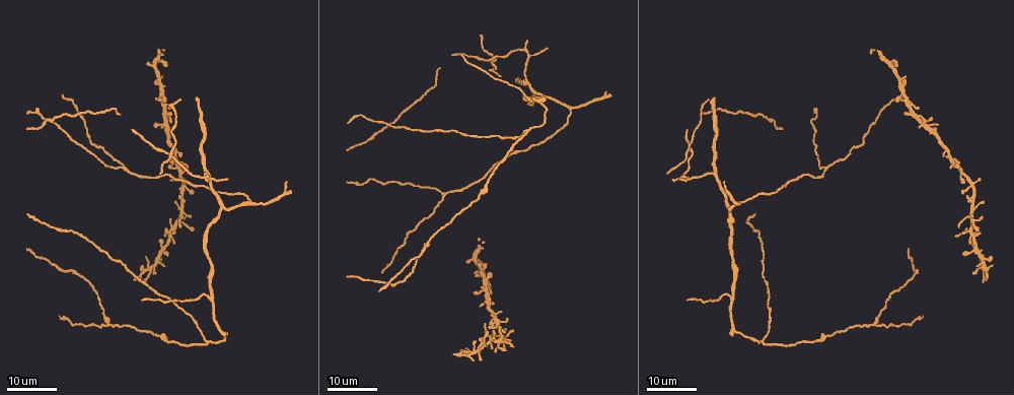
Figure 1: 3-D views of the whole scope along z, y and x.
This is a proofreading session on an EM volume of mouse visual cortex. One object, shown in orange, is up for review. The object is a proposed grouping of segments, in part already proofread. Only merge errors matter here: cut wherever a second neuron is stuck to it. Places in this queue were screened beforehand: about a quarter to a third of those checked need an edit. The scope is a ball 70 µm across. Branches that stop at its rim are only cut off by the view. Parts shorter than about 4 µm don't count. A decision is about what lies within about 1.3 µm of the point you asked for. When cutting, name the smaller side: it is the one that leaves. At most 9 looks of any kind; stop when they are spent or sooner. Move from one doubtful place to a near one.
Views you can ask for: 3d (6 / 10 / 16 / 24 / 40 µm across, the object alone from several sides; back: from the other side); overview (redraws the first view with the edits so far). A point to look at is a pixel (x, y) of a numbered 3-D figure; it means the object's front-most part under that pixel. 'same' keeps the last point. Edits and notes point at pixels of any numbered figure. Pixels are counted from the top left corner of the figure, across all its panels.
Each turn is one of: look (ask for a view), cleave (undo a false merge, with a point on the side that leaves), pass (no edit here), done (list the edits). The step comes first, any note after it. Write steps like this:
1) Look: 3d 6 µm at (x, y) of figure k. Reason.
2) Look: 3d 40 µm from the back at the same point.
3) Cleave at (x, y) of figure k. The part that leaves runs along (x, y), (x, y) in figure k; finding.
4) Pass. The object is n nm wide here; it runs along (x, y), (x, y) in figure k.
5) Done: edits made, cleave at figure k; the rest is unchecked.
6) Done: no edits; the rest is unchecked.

Look: 3d 24 µm at (222, 206) of figure 1. Three-way junction.

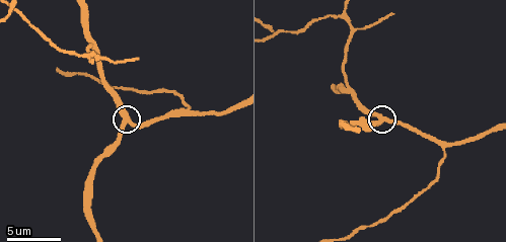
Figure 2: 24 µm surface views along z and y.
Look: 3d 10 µm at (125, 122) of figure 2.

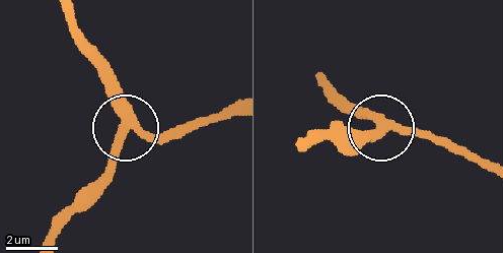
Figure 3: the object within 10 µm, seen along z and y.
Pass. 3 arms meet here; one neuron here.

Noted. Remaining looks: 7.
Look: 3d 10 µm at (187, 113) of figure 2. Side arm on a straight run.

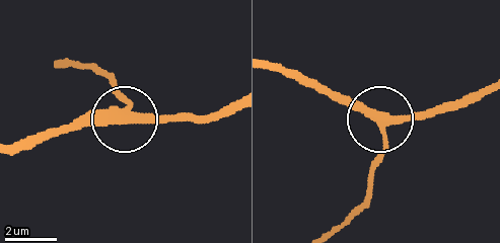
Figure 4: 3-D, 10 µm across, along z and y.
Look: 3d 6 µm at (125, 121) of figure 4. Zoom in.

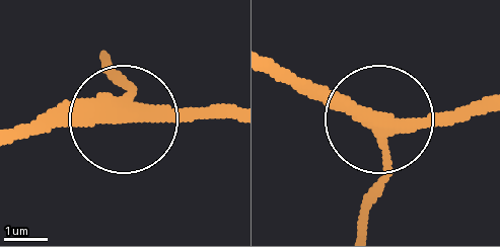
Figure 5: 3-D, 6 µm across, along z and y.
Pass. 3 arms meet here; it runs along (105, 59), (139, 124), (226, 112) in figure 5; all the same neuron.

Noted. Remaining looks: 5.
Look: 3d 16 µm at (730, 299) of figure 1.

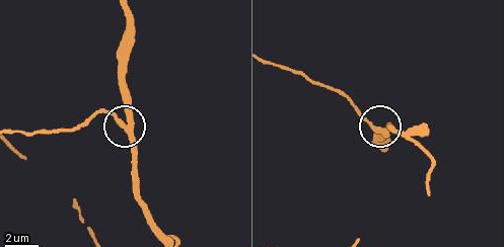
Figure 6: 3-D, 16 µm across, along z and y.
Look: 3d 6 µm at (377, 127) of figure 6.

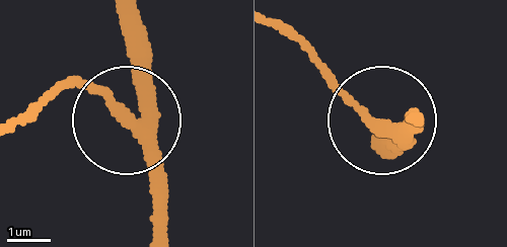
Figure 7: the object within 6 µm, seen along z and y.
Look: 3d 6 µm from the back at (118, 113) of figure 7.

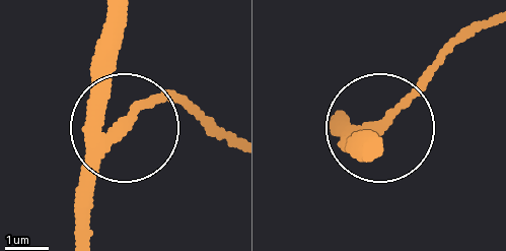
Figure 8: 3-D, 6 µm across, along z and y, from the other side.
Pass. The side arm is 18 µm long; it runs along (106, 16), (117, 115), (190, 104) in figure 8; all the same neuron.

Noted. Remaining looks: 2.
Look: 3d 24 µm at (877, 323) of figure 1. Three arms meet.

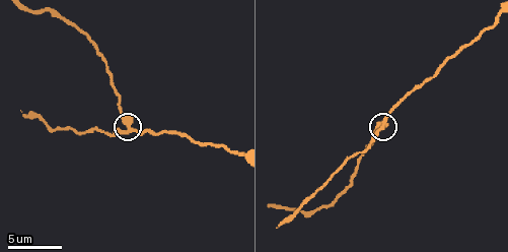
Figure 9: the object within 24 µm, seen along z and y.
Look: 3d 6 µm at (127, 127) of figure 9.

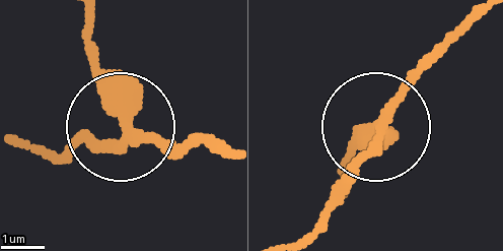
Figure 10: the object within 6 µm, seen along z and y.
Pass. The side arm is 15 µm long; it runs along (476, 20), (411, 85), (345, 195), (305, 235) in figure 10; continuous, no second neuron.

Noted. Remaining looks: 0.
Done: no edits; the rest is unchecked.

